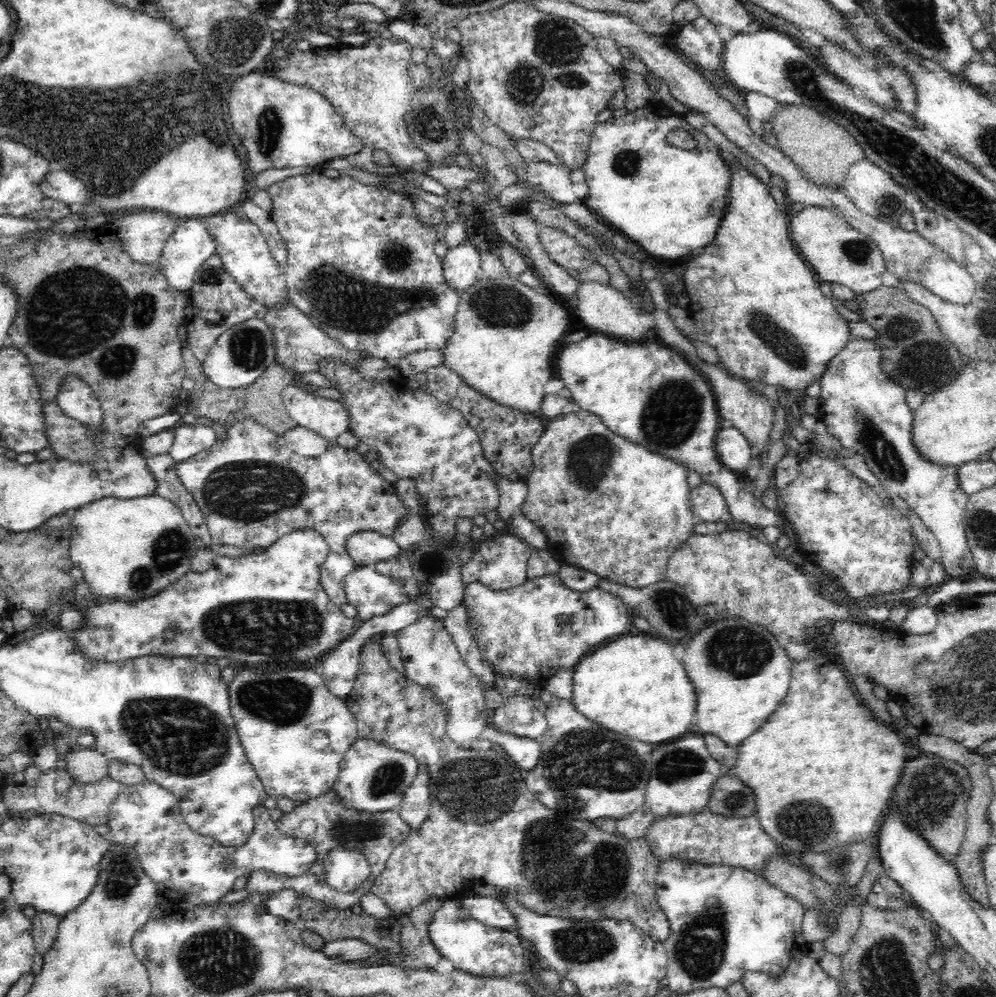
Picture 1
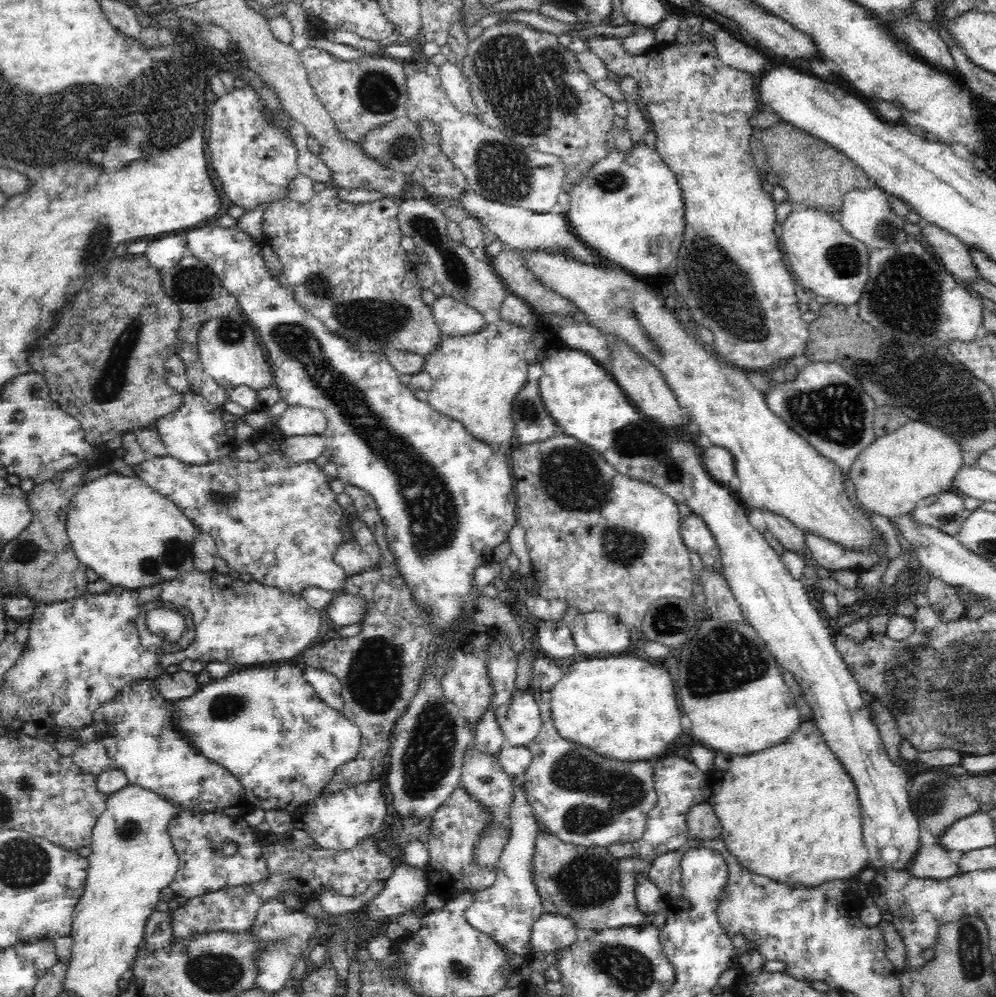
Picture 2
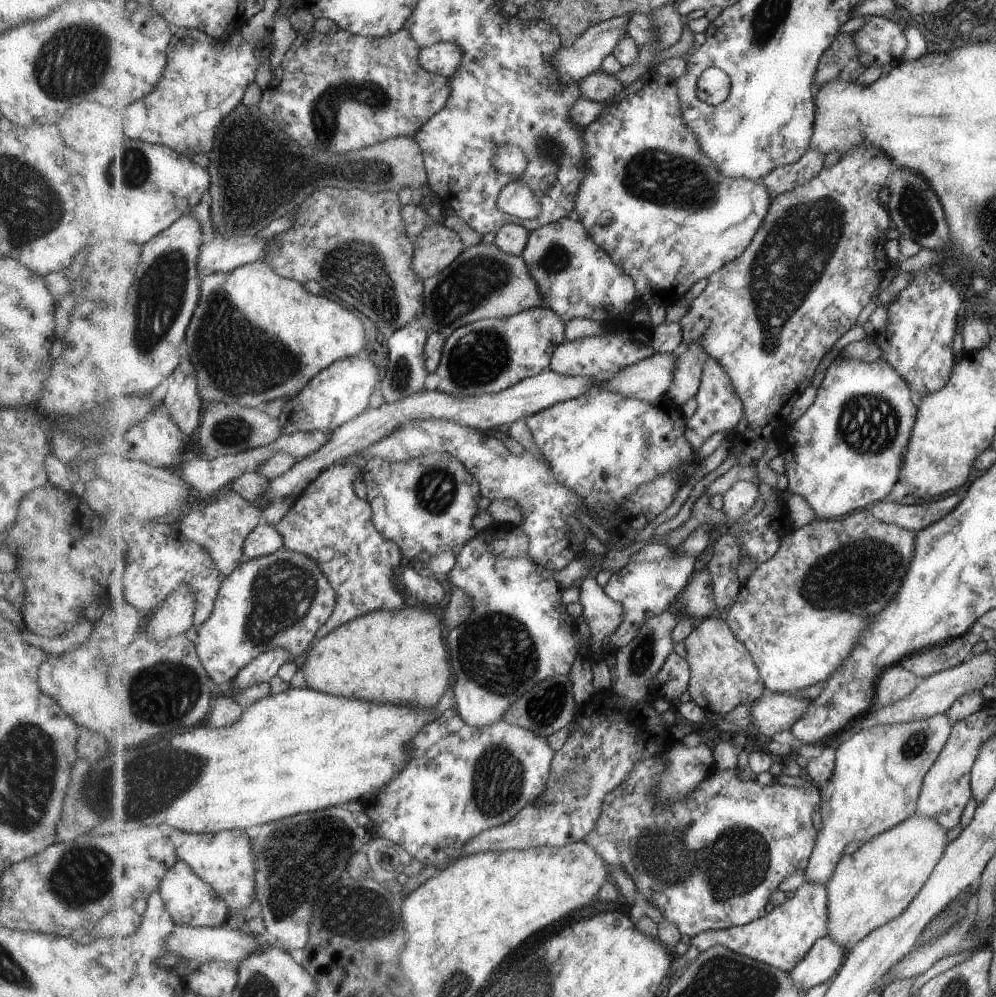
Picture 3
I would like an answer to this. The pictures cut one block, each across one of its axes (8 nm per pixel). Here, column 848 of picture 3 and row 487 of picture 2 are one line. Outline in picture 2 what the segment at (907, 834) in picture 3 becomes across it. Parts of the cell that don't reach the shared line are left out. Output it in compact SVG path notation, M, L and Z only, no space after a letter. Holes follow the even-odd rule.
M908 420L863 450L849 475L863 508L890 518L914 510L924 497L952 489L956 474L964 466L963 456L962 444L951 432L926 424L924 420Z

